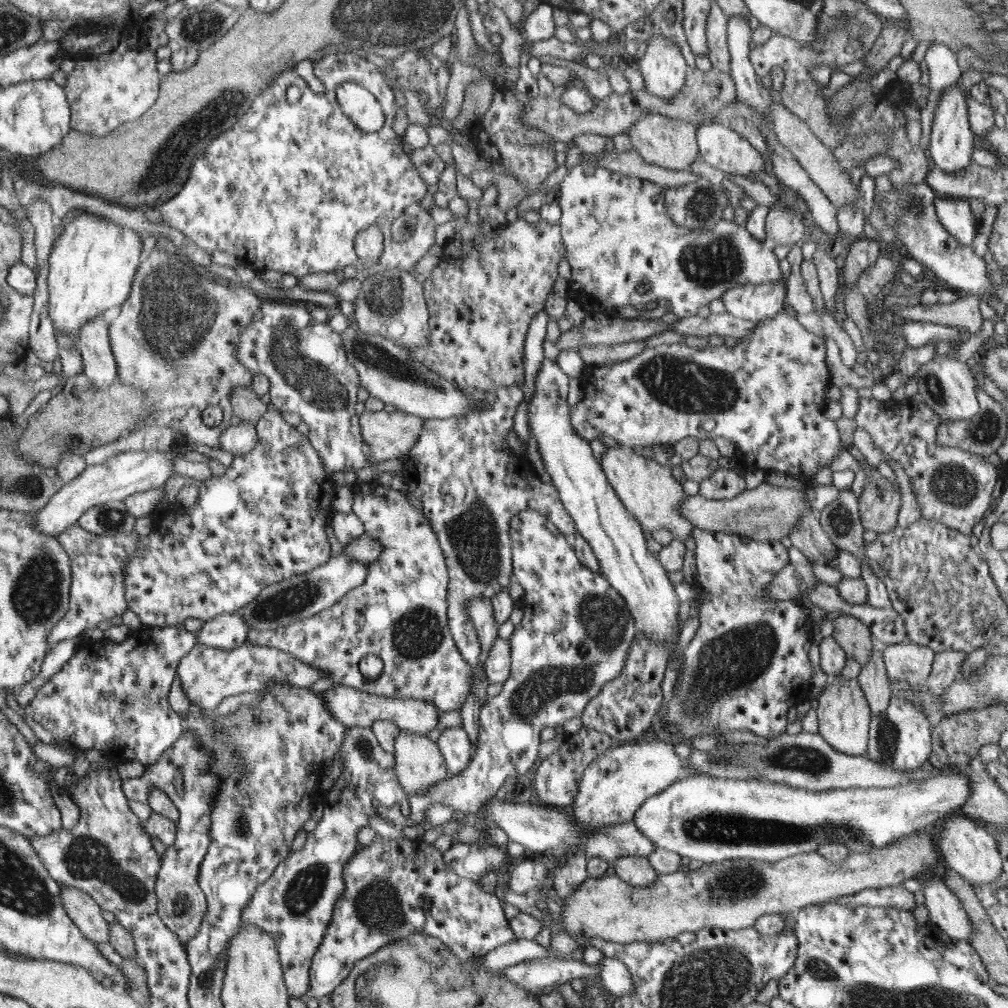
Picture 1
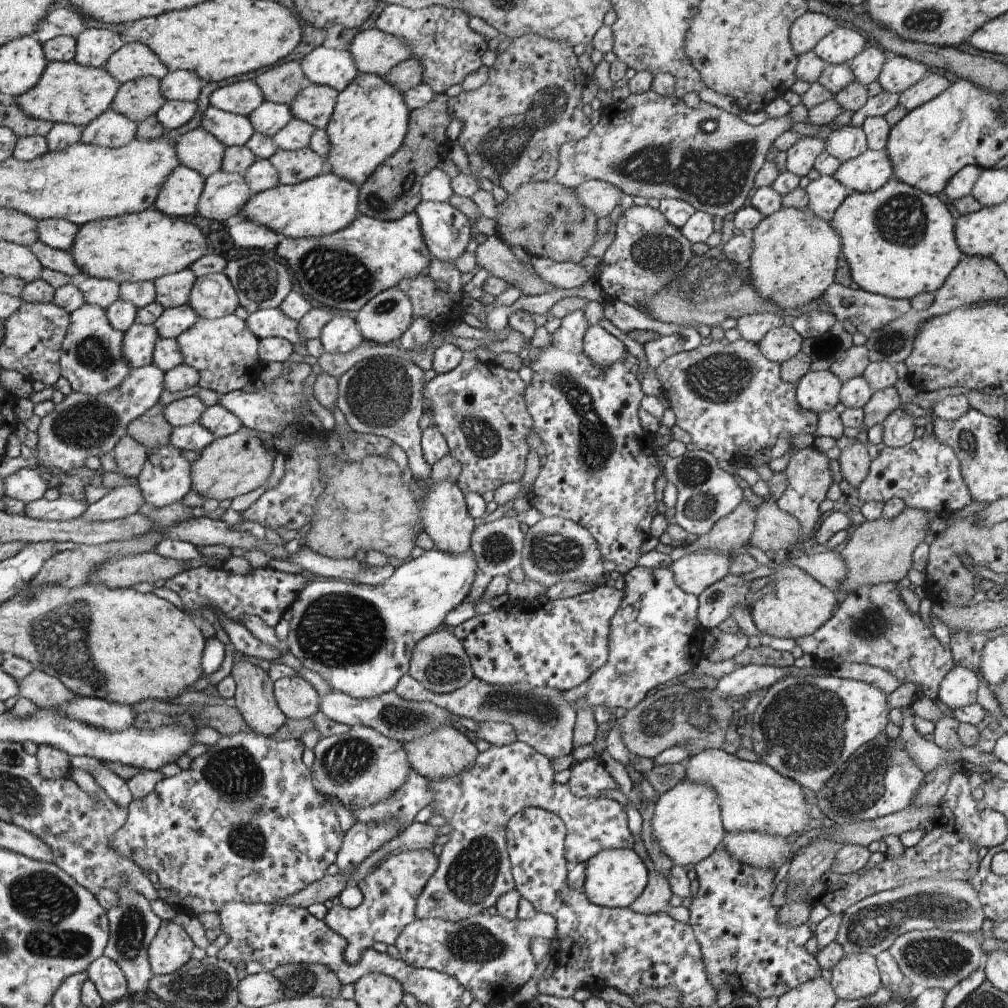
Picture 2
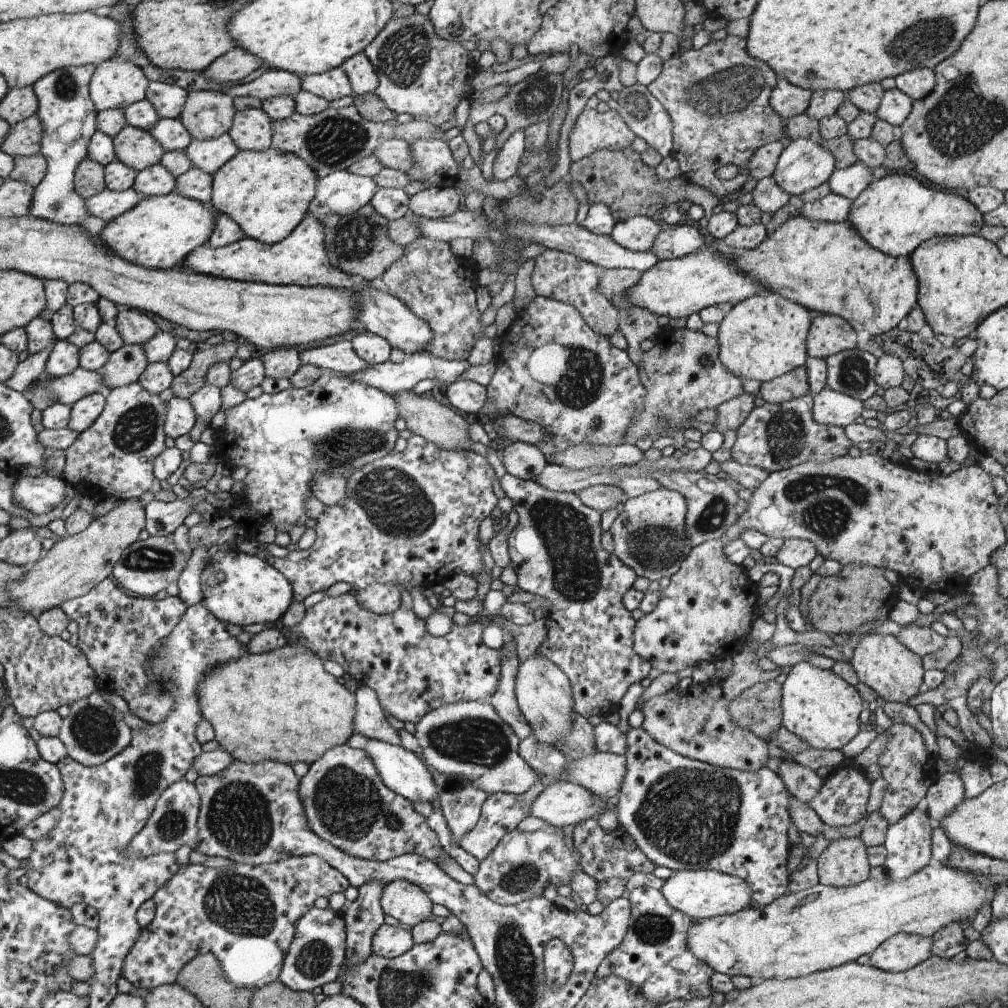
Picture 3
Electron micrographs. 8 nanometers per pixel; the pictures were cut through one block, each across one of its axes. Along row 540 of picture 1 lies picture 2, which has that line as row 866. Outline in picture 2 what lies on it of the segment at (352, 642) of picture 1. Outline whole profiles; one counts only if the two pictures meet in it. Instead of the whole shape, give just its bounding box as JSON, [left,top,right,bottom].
[325,849,438,950]

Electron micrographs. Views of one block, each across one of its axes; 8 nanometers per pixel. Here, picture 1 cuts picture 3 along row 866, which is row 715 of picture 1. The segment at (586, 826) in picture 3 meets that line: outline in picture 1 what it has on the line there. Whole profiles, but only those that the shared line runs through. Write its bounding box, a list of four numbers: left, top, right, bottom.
[580,630,672,746]

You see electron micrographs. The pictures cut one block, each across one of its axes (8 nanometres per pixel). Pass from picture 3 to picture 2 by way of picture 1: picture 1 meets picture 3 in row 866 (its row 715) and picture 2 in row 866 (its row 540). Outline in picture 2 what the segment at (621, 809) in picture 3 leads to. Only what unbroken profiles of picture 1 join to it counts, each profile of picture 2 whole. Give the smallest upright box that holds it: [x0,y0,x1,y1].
[687,843,821,1000]

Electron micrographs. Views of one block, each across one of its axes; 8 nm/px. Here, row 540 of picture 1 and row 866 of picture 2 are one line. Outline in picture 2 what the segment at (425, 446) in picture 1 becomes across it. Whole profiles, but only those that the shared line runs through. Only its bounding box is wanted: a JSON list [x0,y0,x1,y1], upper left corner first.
[415,740,634,922]

